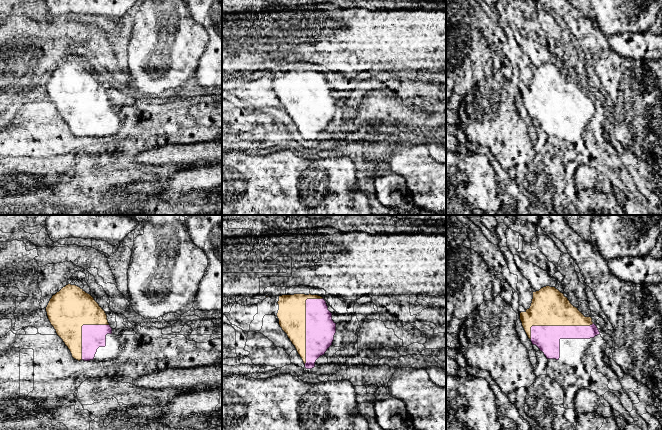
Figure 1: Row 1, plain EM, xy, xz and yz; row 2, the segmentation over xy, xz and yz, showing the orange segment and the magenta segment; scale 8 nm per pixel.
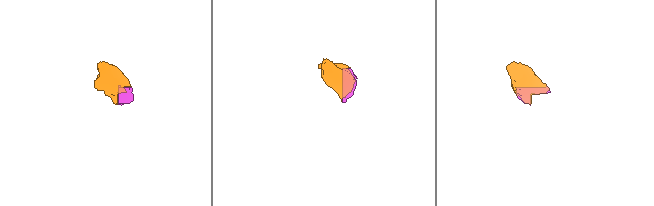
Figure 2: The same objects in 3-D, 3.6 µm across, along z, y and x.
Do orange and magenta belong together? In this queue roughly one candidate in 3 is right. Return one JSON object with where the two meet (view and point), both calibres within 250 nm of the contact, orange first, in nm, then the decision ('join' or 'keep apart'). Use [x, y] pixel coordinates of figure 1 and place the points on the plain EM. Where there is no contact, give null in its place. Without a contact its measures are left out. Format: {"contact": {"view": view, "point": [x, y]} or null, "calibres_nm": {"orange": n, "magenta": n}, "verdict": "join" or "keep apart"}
{"contact": {"view": "xz", "point": [305, 100]}, "calibres_nm": {"orange": 220, "magenta": 240}, "verdict": "join"}

